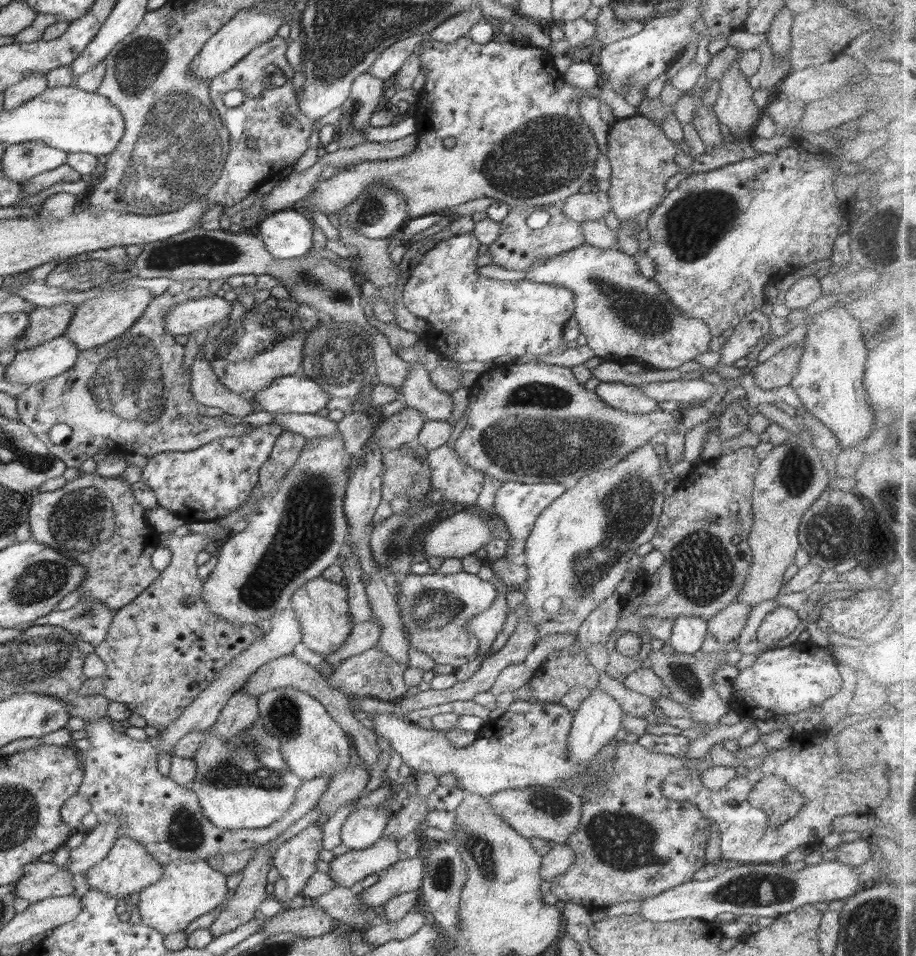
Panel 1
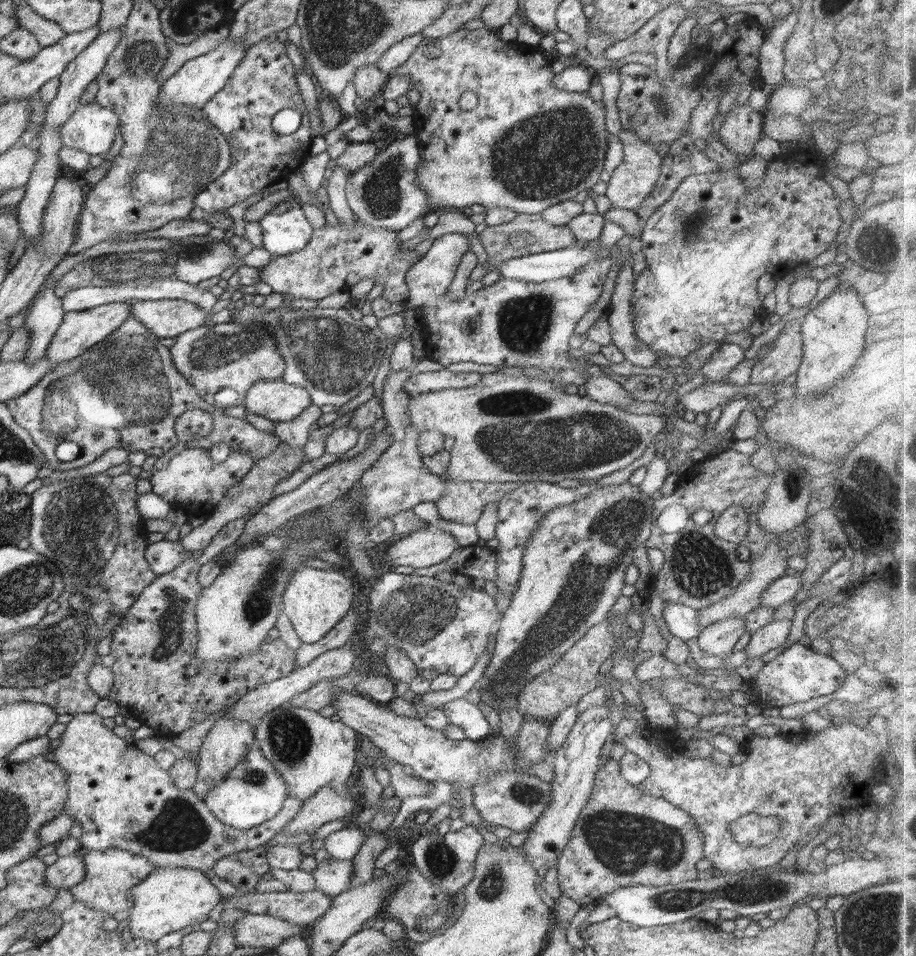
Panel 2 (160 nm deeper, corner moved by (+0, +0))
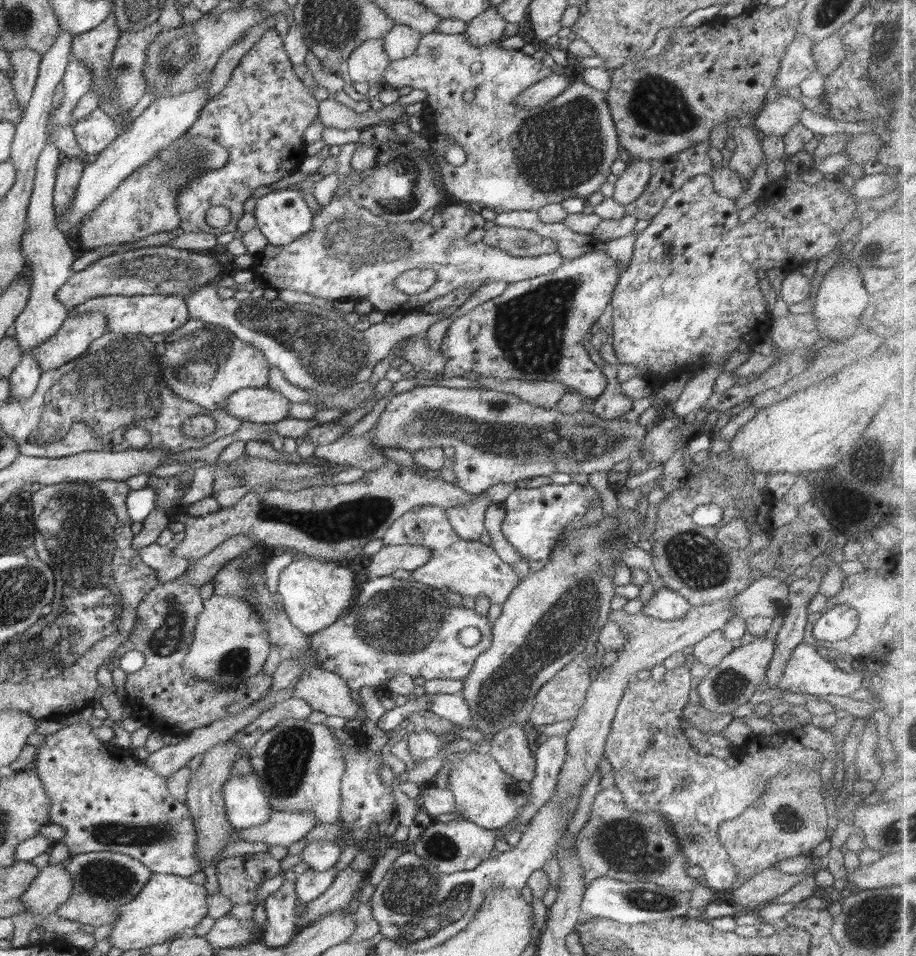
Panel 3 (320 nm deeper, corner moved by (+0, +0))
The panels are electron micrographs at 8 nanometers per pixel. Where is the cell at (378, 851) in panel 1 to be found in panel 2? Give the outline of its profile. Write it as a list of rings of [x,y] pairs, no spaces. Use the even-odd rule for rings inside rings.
[[[324,859],[311,873],[315,878],[315,889],[326,896],[335,897],[349,888],[353,877],[353,860]]]

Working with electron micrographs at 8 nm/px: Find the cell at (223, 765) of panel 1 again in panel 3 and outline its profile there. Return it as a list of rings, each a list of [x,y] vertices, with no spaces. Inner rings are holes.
[[[253,771],[232,776],[221,791],[225,802],[226,818],[234,829],[247,829],[264,824],[274,810],[260,786],[260,778]]]

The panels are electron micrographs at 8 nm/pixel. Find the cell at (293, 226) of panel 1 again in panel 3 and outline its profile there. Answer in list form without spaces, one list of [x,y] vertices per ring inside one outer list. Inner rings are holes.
[[[290,187],[271,191],[258,198],[254,208],[254,228],[260,230],[262,235],[274,246],[284,246],[300,239],[306,232],[312,230],[313,212],[307,203],[308,196],[299,187]]]

